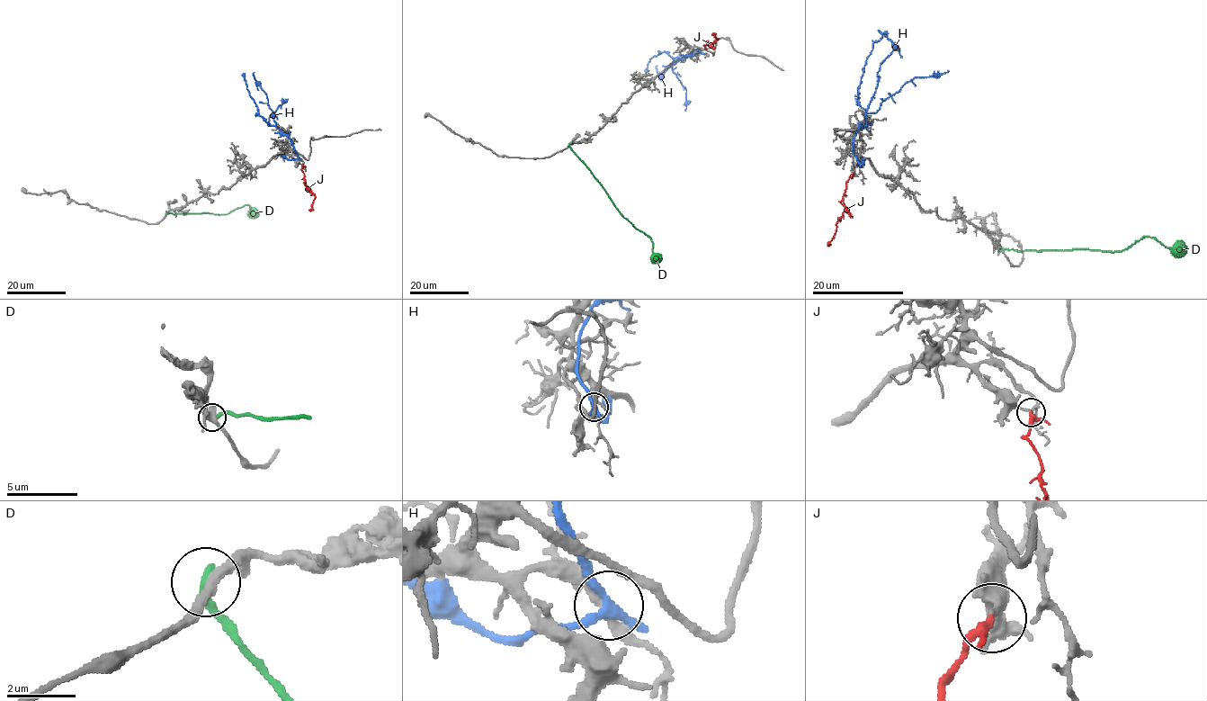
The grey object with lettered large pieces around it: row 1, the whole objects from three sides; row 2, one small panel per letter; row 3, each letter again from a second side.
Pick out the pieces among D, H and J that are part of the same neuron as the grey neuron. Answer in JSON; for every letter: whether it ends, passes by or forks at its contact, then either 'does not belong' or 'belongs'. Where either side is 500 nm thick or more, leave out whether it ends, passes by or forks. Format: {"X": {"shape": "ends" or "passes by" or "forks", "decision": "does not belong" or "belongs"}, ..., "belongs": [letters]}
{"D": {"shape": "ends", "decision": "does not belong"}, "H": {"shape": "forks", "decision": "does not belong"}, "J": {"shape": "passes by", "decision": "does not belong"}, "belongs": []}

